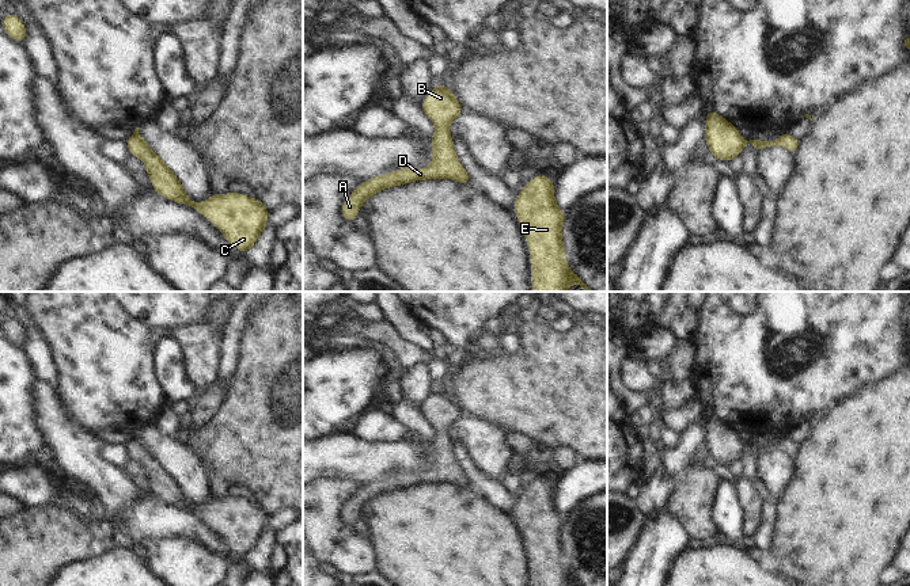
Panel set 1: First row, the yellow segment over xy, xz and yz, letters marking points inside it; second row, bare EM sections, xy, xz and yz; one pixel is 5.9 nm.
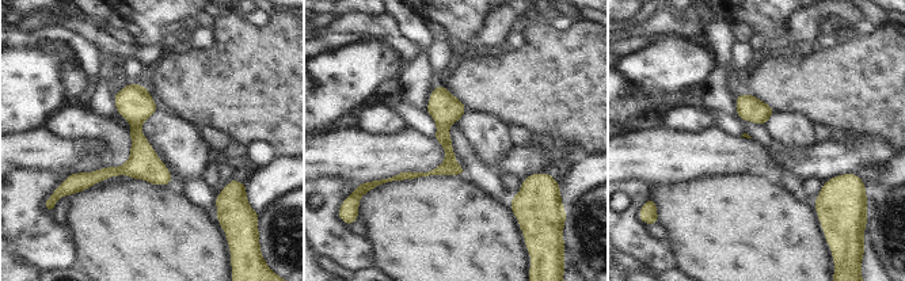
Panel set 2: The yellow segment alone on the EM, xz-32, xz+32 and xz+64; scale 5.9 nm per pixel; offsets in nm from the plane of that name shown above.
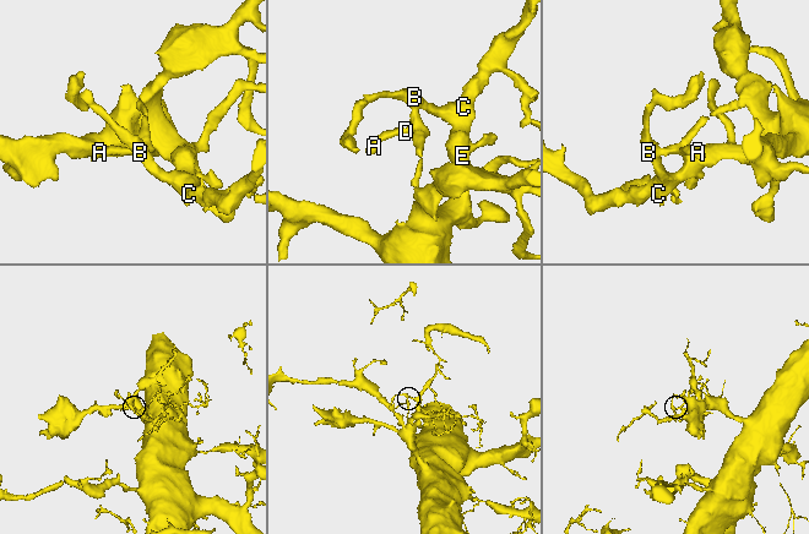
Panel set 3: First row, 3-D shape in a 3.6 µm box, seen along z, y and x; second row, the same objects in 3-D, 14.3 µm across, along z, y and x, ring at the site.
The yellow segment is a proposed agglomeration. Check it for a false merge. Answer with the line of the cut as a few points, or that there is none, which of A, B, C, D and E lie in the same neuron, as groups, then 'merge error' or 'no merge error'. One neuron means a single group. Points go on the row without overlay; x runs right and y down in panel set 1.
cut none; groups A B C D E; no merge error

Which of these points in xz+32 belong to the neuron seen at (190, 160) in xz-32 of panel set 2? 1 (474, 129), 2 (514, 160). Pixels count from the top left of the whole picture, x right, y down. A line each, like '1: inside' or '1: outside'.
1: inside
2: outside

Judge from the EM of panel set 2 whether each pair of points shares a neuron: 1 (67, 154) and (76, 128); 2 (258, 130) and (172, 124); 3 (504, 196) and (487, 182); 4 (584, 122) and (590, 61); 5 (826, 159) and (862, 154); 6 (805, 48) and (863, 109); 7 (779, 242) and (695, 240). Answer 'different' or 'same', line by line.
1: different
2: different
3: same
4: same
5: same
6: different
7: same

